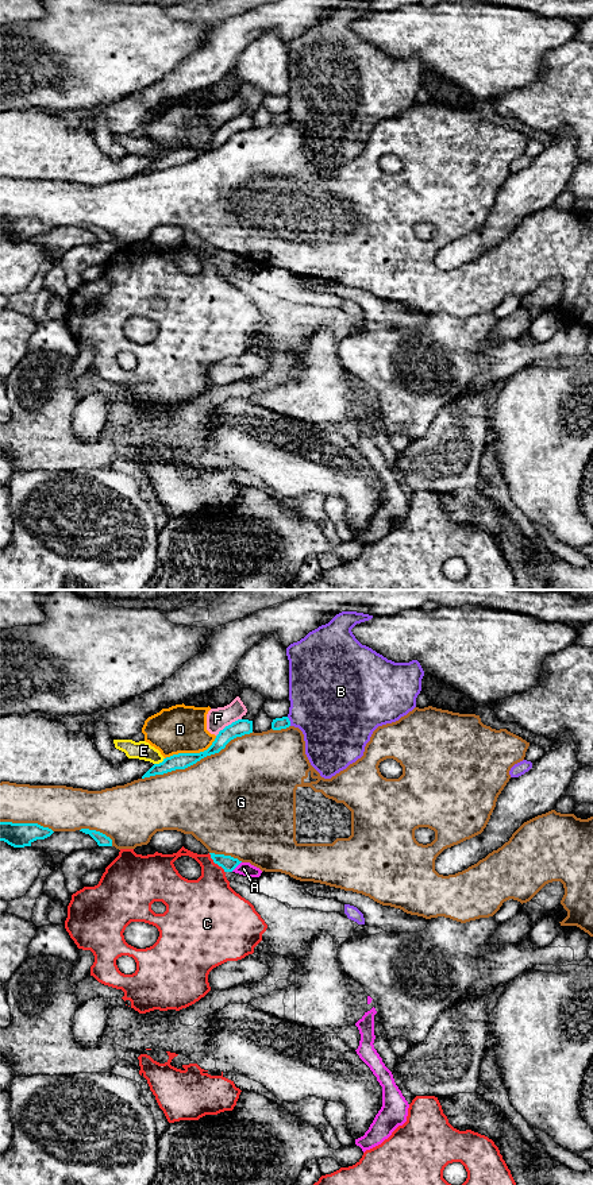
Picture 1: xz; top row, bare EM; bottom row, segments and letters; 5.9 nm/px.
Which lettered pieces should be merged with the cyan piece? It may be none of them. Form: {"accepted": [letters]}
{"accepted": []}

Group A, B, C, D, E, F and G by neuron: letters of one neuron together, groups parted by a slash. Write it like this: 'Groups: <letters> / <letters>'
Groups: A / B / C / D / E / F / G

